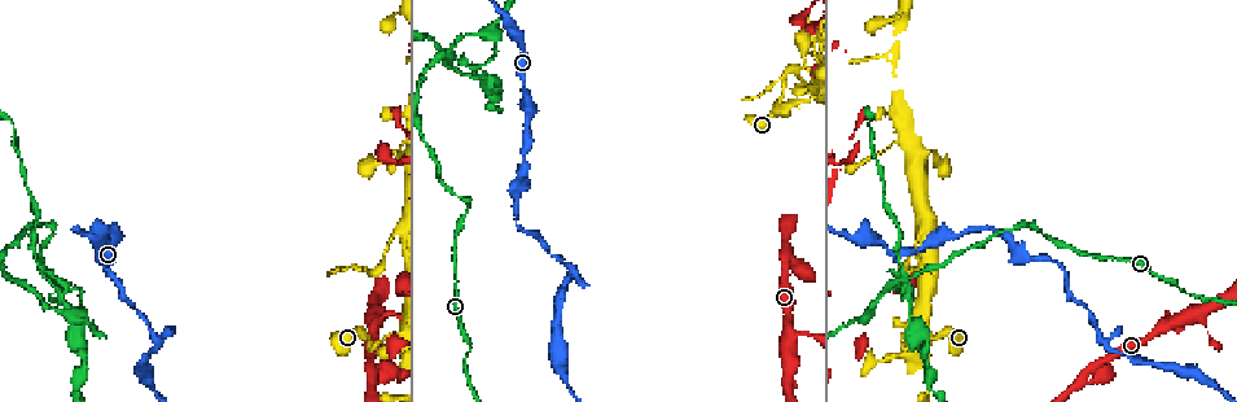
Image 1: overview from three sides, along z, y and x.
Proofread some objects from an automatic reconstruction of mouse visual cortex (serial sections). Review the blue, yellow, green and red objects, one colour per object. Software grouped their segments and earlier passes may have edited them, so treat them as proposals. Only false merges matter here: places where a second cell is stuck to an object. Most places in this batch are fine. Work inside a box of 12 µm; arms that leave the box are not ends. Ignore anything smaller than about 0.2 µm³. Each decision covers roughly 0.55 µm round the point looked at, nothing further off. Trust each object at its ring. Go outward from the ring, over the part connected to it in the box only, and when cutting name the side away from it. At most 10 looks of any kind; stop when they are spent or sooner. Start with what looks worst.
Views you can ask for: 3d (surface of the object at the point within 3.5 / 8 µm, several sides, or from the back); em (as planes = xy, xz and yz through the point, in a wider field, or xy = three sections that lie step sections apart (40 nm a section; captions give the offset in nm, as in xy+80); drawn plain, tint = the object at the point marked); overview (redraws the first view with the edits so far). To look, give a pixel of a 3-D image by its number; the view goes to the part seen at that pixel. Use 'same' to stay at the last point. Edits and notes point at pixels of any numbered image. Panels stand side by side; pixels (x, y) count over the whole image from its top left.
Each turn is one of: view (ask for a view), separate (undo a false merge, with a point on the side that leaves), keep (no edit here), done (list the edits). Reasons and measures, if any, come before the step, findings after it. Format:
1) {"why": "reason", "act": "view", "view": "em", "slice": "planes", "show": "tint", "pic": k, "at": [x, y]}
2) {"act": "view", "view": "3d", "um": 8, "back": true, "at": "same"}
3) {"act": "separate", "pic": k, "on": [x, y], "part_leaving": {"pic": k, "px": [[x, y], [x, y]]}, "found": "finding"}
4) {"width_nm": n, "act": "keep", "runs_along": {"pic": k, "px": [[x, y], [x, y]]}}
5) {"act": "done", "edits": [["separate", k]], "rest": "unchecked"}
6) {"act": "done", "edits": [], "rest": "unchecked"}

{"why": "sharp bend", "act": "view", "view": "3d", "um": 8, "pic": 1, "at": [1105, 345]}

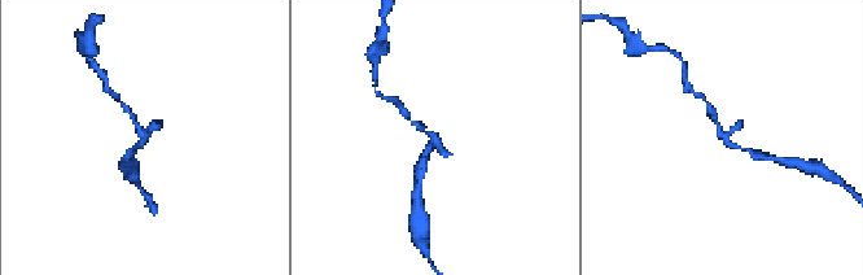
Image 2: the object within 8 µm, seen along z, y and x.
{"act": "view", "view": "em", "slice": "xy", "step": 5, "show": "tint", "pic": 2, "at": [146, 139]}

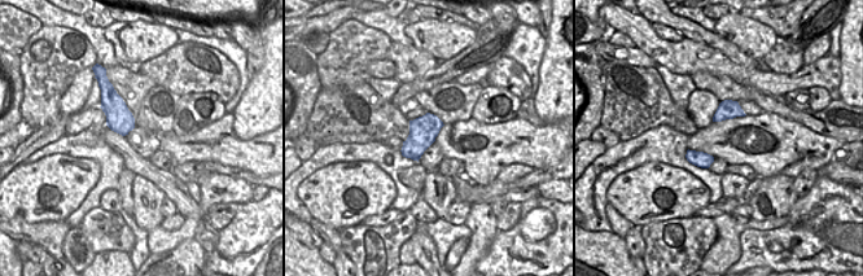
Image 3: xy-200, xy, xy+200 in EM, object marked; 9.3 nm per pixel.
{"act": "keep", "found": "all the same cell"}

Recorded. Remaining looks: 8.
{"why": "abrupt turn", "act": "view", "view": "3d", "um": 3.5, "pic": 1, "at": [1035, 229]}

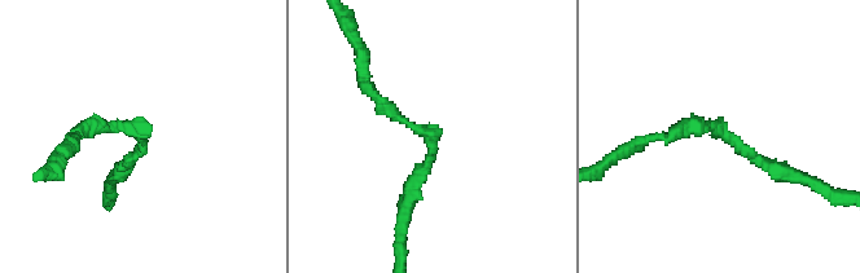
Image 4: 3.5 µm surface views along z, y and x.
{"act": "view", "view": "em", "slice": "xy", "step": 2, "show": "tint", "pic": 4, "at": [142, 141]}

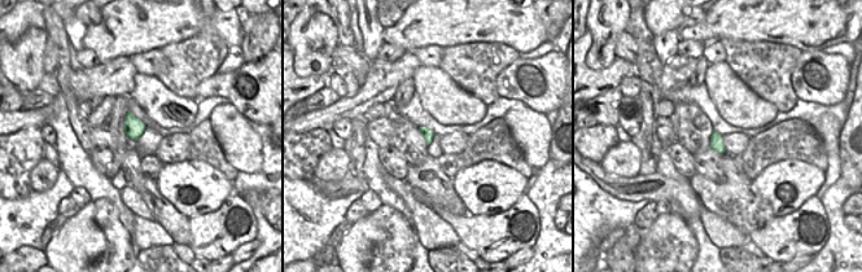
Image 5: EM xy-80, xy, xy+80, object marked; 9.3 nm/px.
{"act": "keep", "runs_along": {"pic": 4, "px": [[795, 175], [716, 127], [676, 131]]}, "found": "one cell here"}

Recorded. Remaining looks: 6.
{"why": "abrupt turn", "act": "view", "view": "3d", "um": 8, "pic": 1, "at": [371, 347]}

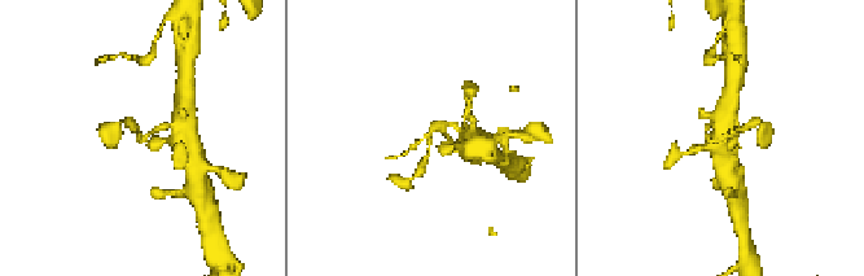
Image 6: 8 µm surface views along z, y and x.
{"act": "view", "view": "em", "slice": "xy", "step": 2, "show": "tint", "pic": 6, "at": [141, 140]}

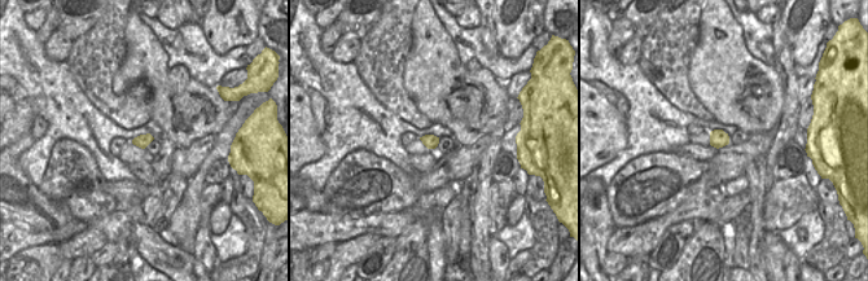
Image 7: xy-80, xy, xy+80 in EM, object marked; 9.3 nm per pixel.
{"act": "keep", "runs_along": {"pic": 6, "px": [[424, 161], [434, 127], [463, 131]]}, "found": "one cell here"}

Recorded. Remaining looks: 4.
{"why": "a fork", "act": "view", "view": "em", "slice": "xy", "step": 3, "show": "tint", "pic": 1, "at": [1169, 323]}

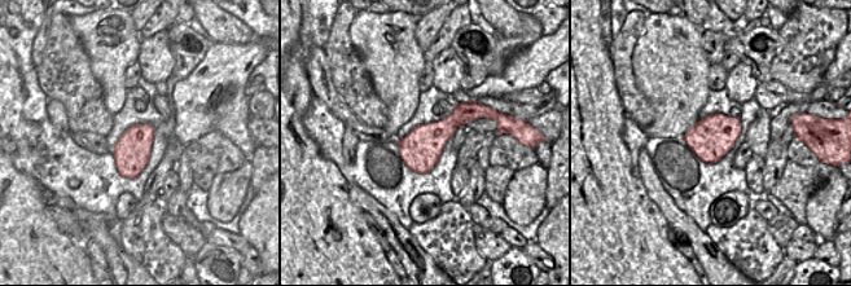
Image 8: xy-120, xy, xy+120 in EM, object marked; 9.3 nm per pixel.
{"act": "view", "view": "3d", "um": 3.5, "back": true, "at": "same"}

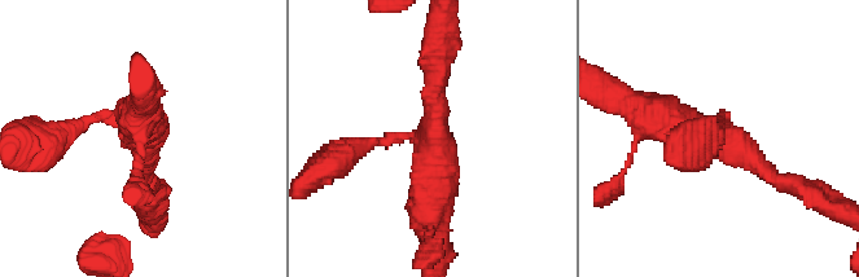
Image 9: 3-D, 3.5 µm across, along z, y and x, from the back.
{"arm_widths_nm": [150, 250, 500], "act": "keep", "runs_along": {"pic": 9, "px": [[787, 183], [737, 146], [641, 108]]}, "found": "all the same cell"}

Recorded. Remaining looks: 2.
{"act": "done", "edits": [], "rest": "unchecked"}

